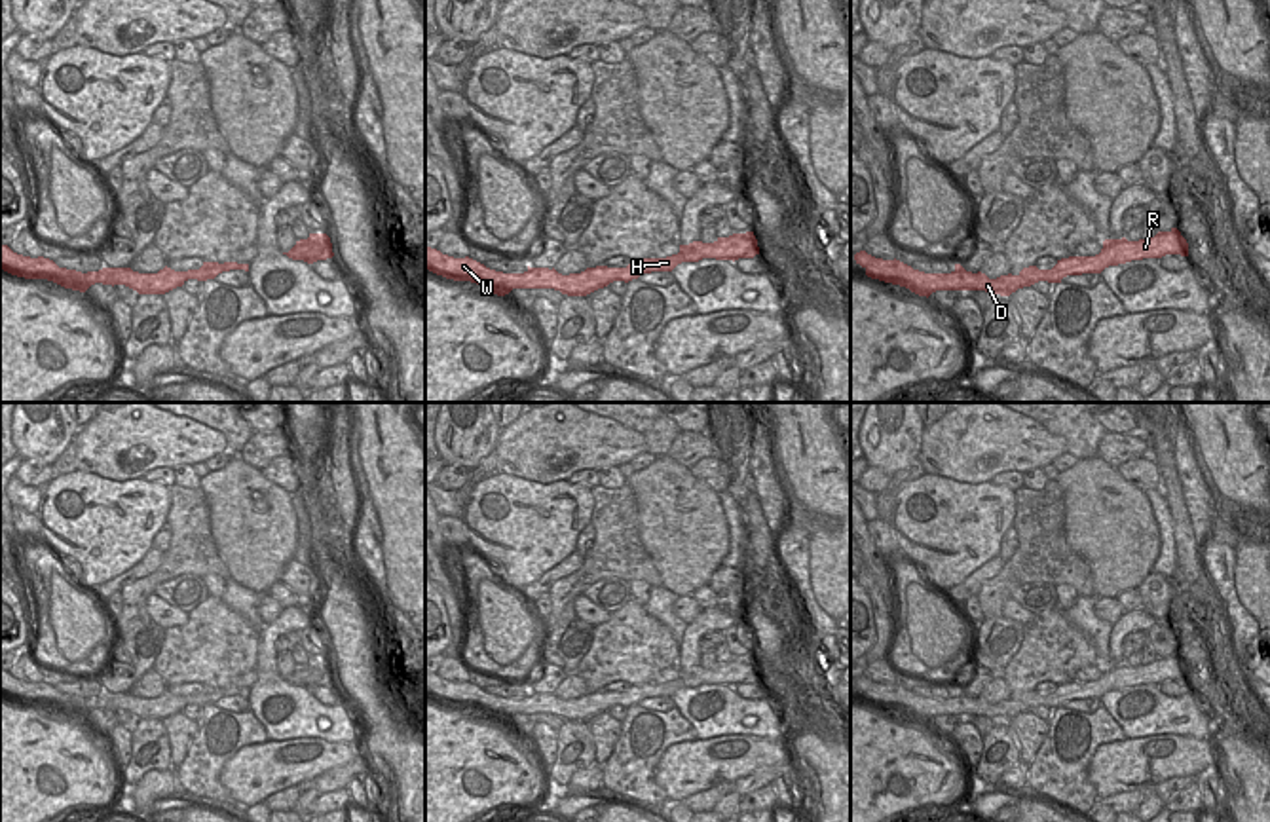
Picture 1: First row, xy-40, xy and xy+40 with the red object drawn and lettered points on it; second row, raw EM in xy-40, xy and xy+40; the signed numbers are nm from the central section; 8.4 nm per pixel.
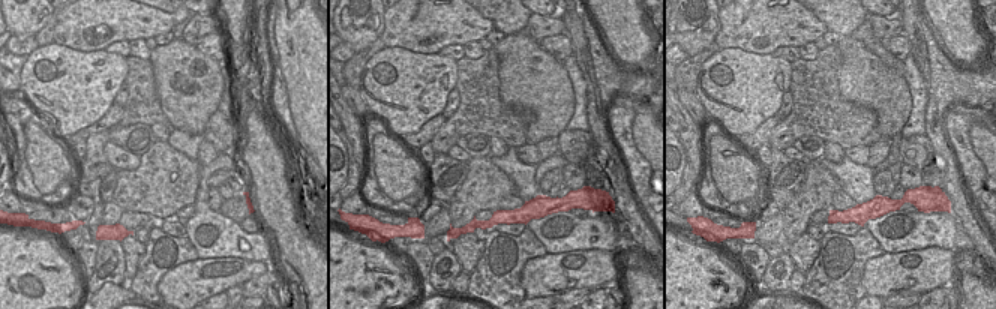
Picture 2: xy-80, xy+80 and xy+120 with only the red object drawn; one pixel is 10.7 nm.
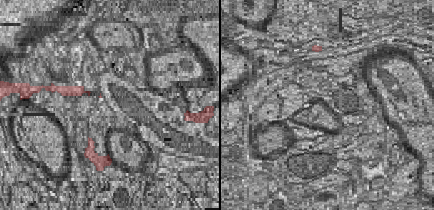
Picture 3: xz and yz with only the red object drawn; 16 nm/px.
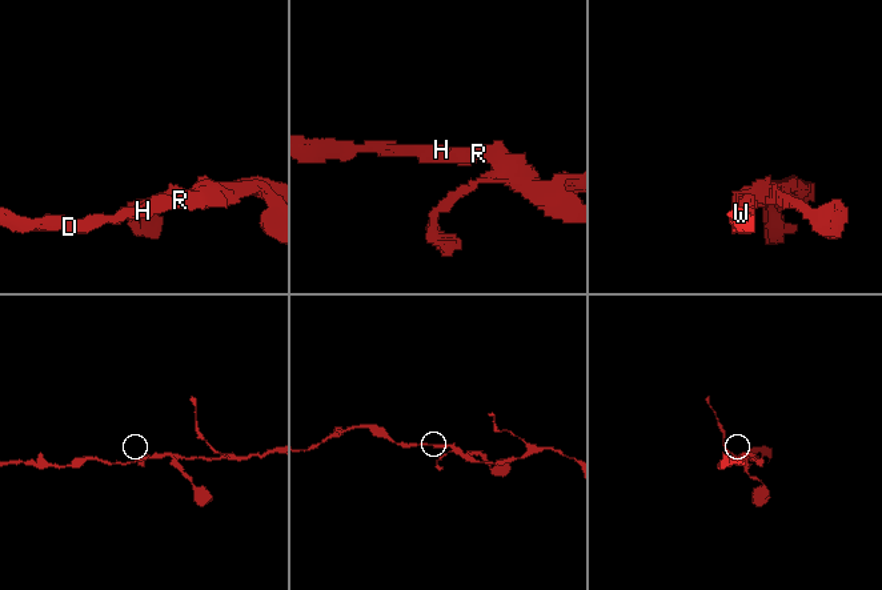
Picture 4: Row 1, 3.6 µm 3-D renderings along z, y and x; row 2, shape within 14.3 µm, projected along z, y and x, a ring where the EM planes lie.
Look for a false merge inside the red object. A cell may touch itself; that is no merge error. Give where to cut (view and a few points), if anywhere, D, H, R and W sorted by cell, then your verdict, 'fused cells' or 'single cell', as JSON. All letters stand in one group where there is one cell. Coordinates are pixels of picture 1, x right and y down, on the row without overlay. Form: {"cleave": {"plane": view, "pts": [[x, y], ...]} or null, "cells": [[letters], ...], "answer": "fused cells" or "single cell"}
{"cleave": null, "cells": [["D", "H", "R", "W"]], "answer": "single cell"}

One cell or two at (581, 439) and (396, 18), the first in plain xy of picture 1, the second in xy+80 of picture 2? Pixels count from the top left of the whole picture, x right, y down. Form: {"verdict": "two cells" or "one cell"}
{"verdict": "one cell"}

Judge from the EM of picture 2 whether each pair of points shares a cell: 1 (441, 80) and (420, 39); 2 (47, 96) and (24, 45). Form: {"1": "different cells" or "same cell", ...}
{"1": "different cells", "2": "different cells"}

